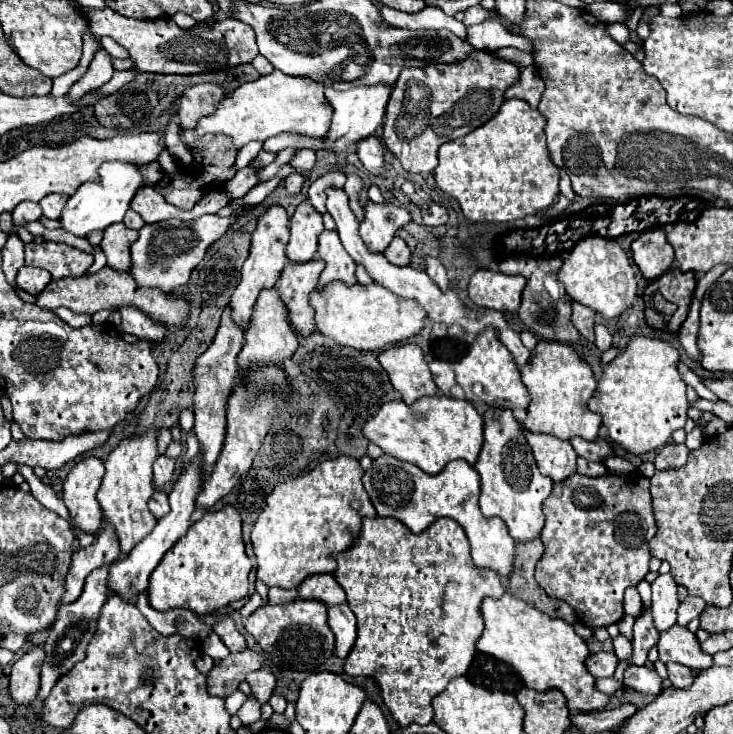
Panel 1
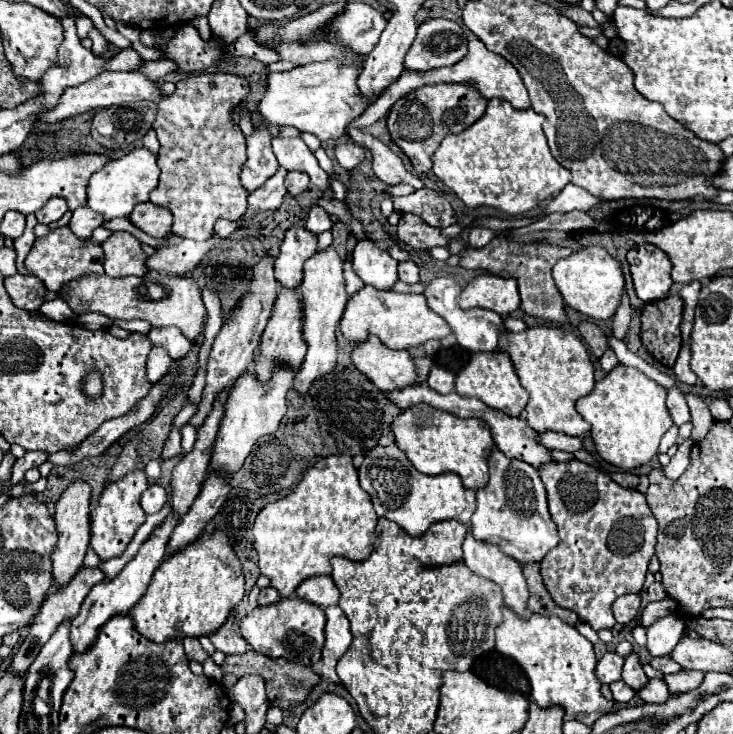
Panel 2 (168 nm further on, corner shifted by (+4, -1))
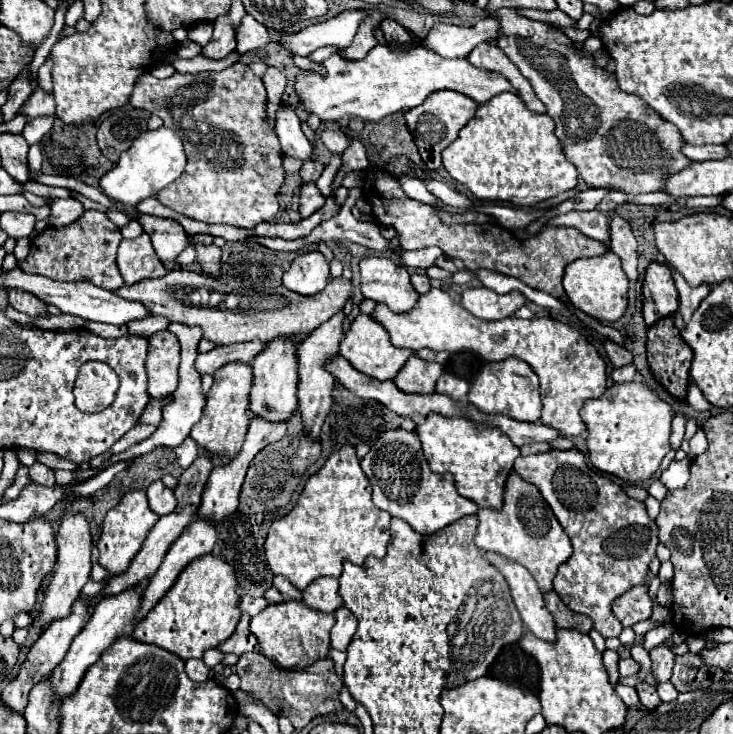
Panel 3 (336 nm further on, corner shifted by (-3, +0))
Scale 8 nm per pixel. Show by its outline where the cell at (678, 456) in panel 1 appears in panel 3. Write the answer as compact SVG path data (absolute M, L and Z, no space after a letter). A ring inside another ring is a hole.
M683 459L683 461L673 461L673 463L669 465L669 469L659 475L659 481L661 481L667 489L681 489L681 487L685 487L685 483L687 483L687 479L689 479L687 471L683 469L685 465L687 465L687 459Z

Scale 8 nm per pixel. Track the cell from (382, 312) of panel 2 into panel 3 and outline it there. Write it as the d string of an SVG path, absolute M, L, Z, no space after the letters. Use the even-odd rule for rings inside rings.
M431 289L427 295L421 295L417 307L413 307L407 315L393 313L387 305L379 303L373 317L387 327L395 347L405 347L411 351L427 347L435 353L475 351L487 363L505 361L509 357L525 361L541 379L541 423L557 429L563 437L575 437L587 431L581 423L579 411L587 399L601 397L607 389L607 365L599 351L577 329L549 317L535 317L529 321L517 317L507 317L503 321L481 321L455 303L443 289Z

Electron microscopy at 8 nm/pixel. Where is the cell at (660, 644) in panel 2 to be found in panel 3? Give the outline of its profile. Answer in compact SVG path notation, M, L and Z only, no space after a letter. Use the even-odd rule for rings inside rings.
M657 645L655 649L649 651L649 657L651 657L651 669L653 669L653 675L657 679L657 685L669 681L671 669L675 663L675 655L671 653L671 647L669 645Z

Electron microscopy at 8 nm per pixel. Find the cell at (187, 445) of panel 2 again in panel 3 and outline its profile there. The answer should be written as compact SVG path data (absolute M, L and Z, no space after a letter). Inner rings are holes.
M187 437L187 439L183 441L183 445L175 447L173 451L175 451L175 457L177 457L181 469L187 469L187 467L199 457L199 447L197 447L197 443L195 443L191 437Z

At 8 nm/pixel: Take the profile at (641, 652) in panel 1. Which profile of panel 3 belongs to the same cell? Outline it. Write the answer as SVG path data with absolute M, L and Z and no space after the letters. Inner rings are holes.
M637 683L635 689L637 689L637 693L639 693L639 701L641 701L641 705L643 705L647 711L653 711L653 709L659 707L661 699L659 699L659 695L657 695L657 691L655 691L653 685Z

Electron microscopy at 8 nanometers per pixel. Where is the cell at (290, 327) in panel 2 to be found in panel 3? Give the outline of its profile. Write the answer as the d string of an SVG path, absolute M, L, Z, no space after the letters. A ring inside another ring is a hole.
M279 337L269 341L267 351L253 361L253 387L249 393L249 411L271 423L287 423L297 411L297 371L295 371L295 345Z

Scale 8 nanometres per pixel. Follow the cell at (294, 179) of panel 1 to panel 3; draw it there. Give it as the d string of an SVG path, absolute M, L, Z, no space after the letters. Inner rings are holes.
M309 159L309 161L305 161L305 165L299 173L301 173L303 181L317 181L319 175L323 173L323 169L325 169L325 165L321 159Z

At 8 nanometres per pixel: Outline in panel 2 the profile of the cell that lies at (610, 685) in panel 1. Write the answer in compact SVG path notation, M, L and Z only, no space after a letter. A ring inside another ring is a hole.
M616 680L610 684L610 690L614 694L616 702L630 702L634 698L634 690L628 688L628 684L624 684L624 680Z

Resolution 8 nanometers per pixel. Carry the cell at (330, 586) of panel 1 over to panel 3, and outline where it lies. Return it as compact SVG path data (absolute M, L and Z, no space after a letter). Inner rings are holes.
M319 577L307 589L303 589L303 603L311 609L333 613L343 605L337 593L337 579L333 577Z

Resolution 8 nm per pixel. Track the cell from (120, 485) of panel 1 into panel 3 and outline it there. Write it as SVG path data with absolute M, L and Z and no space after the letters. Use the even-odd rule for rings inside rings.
M129 491L127 495L123 495L121 503L117 507L113 507L105 515L101 537L99 537L99 543L97 543L97 549L99 549L99 565L103 565L111 577L121 575L127 569L127 565L131 563L131 559L139 553L139 549L141 549L147 533L151 531L151 527L157 521L159 521L159 515L155 515L149 509L145 491Z

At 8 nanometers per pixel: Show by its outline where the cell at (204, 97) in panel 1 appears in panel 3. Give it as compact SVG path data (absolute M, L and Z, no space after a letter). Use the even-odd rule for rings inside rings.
M235 63L225 71L205 71L197 75L171 75L167 79L155 79L151 73L143 75L135 83L135 95L129 103L137 109L147 109L159 115L163 123L175 131L185 145L187 167L179 179L159 191L157 199L195 221L225 223L241 229L253 229L263 221L271 221L279 211L277 193L283 185L283 151L275 129L267 121L267 91L263 81L245 65Z

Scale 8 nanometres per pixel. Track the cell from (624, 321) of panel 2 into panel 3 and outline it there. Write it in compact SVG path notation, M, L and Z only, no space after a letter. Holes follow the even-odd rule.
M619 215L611 217L611 251L623 261L627 275L637 275L637 239L629 221Z

